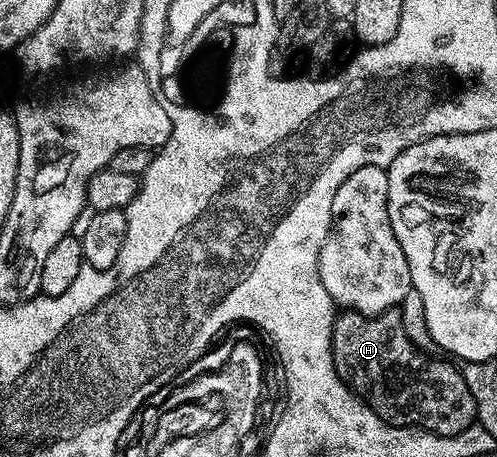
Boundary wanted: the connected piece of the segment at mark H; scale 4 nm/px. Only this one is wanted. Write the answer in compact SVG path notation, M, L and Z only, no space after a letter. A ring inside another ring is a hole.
M390 308L379 316L339 311L332 330L332 354L338 377L351 392L369 404L385 424L423 428L438 435L460 434L475 423L478 414L461 367L449 359L433 360L425 356L410 341L401 314L398 308Z

